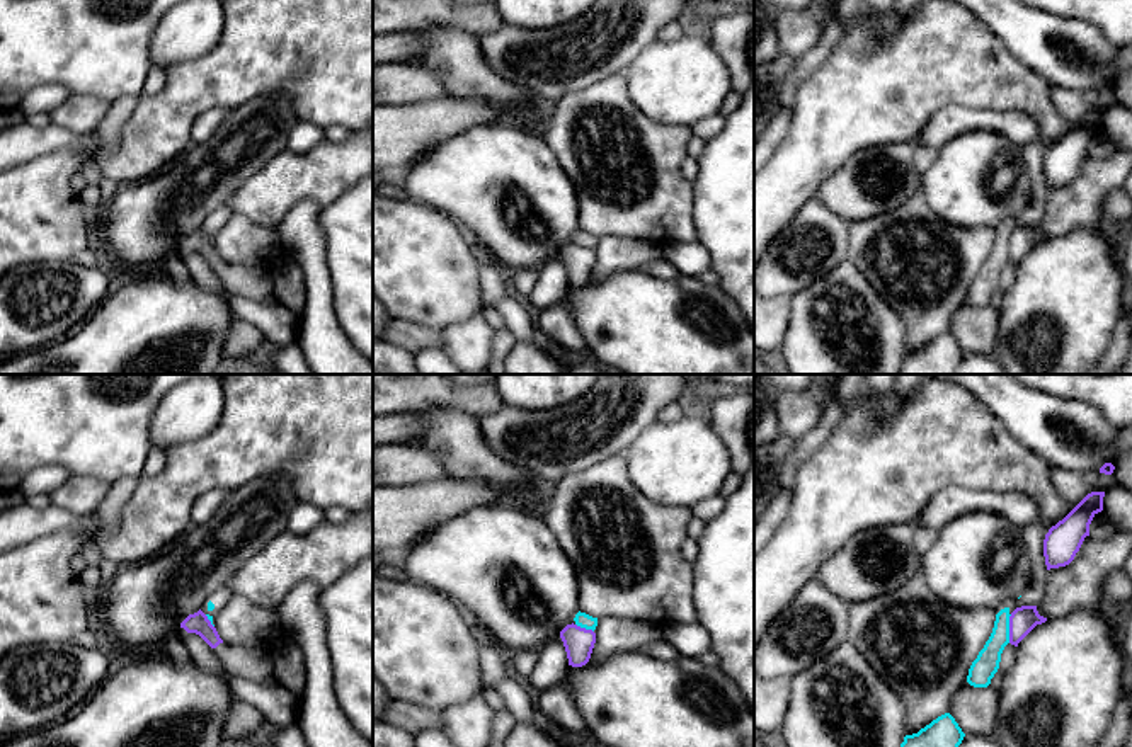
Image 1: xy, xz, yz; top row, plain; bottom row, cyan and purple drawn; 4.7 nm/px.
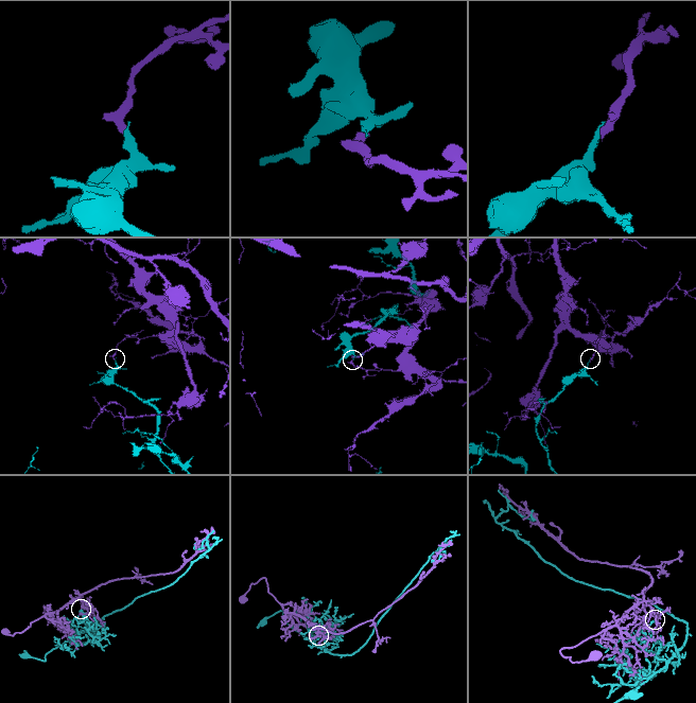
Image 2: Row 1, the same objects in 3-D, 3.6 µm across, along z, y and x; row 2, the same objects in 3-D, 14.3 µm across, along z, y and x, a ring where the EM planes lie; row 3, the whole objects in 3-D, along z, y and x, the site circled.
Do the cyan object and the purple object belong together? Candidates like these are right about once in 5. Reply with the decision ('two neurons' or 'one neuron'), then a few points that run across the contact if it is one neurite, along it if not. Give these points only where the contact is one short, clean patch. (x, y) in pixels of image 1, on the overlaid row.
two neurons

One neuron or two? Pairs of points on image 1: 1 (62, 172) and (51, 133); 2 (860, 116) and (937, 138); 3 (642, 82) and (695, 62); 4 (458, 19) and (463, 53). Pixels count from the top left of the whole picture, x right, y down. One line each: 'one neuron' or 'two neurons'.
1: two neurons
2: two neurons
3: one neuron
4: two neurons

